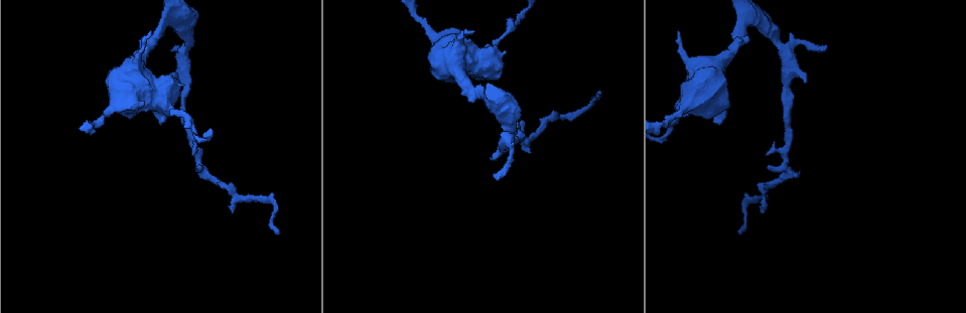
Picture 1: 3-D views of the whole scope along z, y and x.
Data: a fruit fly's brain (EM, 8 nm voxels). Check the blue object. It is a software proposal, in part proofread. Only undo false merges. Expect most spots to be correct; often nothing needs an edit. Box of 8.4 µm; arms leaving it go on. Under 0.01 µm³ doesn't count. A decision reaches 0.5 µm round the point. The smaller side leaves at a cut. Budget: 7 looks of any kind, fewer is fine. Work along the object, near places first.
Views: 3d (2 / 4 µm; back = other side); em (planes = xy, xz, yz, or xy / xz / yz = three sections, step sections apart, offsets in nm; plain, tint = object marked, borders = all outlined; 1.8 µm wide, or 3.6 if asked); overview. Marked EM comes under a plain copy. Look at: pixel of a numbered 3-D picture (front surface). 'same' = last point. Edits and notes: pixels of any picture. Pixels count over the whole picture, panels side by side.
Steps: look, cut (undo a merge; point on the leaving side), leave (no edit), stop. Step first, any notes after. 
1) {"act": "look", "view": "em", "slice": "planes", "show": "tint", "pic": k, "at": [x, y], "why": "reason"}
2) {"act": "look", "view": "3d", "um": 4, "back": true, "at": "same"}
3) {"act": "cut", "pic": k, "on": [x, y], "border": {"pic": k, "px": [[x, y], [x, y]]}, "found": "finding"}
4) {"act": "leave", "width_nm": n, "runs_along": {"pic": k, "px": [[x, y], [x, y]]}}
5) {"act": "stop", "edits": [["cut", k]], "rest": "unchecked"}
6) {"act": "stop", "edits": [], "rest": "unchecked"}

{"act": "look", "view": "em", "slice": "xz", "step": 16, "show": "tint", "pic": 1, "at": [169, 18], "why": "arms part here"}

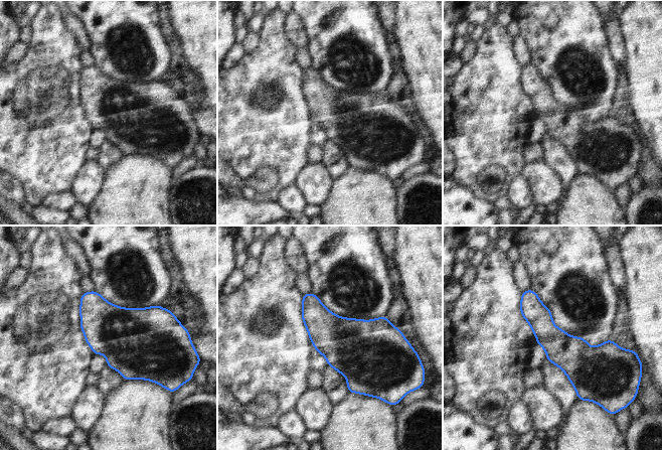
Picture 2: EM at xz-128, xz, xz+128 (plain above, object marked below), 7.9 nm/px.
{"act": "look", "view": "em", "slice": "xy", "step": 16, "show": "tint", "at": "same"}

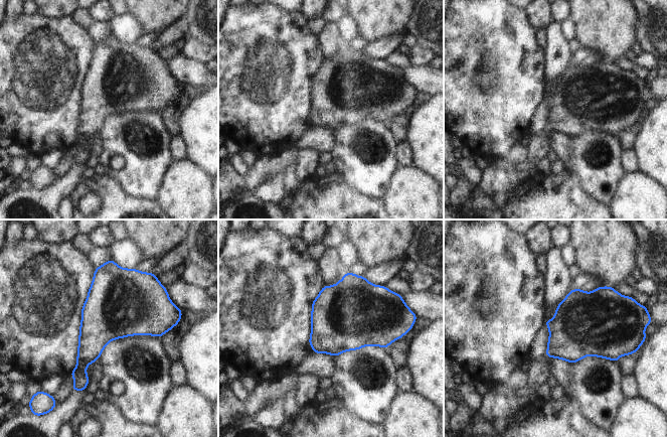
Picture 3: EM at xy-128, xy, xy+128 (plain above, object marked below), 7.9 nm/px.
{"act": "leave", "found": "all the same neuron"}

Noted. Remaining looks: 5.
{"act": "look", "view": "em", "um": 3.6, "slice": "xy", "step": 4, "show": "tint", "pic": 1, "at": [133, 79], "why": "calibre changes"}

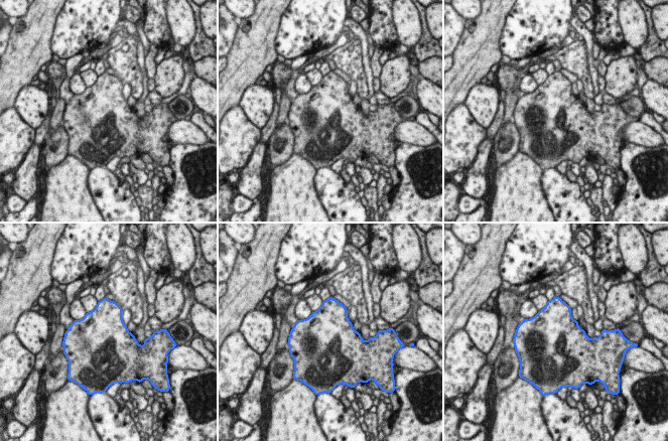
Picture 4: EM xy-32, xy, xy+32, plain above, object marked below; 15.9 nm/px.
{"act": "look", "view": "em", "um": 3.6, "slice": "planes", "show": "tint", "at": "same"}

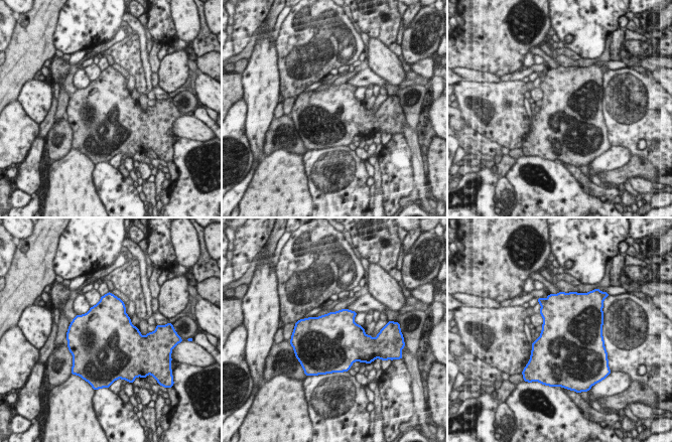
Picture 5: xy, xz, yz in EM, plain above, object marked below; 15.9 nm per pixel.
{"act": "leave", "found": "continuous, no second neuron"}

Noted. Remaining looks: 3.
{"act": "look", "view": "em", "slice": "xz", "step": 16, "show": "tint", "pic": 1, "at": [595, 102], "why": "abrupt turn"}

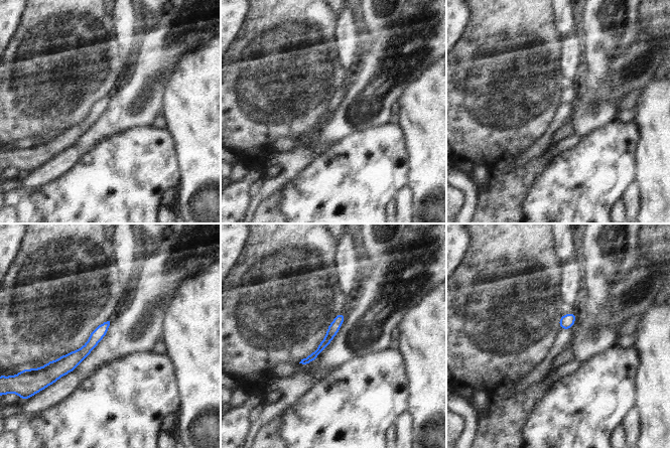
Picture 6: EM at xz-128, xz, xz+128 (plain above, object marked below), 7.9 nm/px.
{"act": "look", "view": "em", "slice": "planes", "show": "tint", "at": "same"}

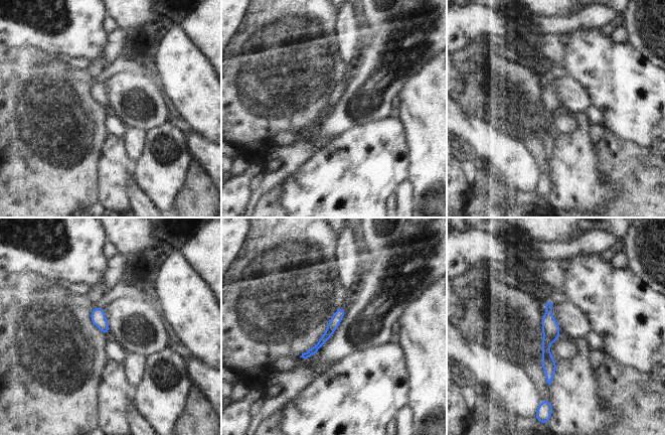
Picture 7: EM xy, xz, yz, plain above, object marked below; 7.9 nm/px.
{"act": "leave", "runs_along": {"pic": 7, "px": [[548, 302], [548, 379]]}, "found": "continuous, no second neuron"}

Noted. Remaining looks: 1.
{"act": "stop", "edits": [], "rest": "unchecked"}

